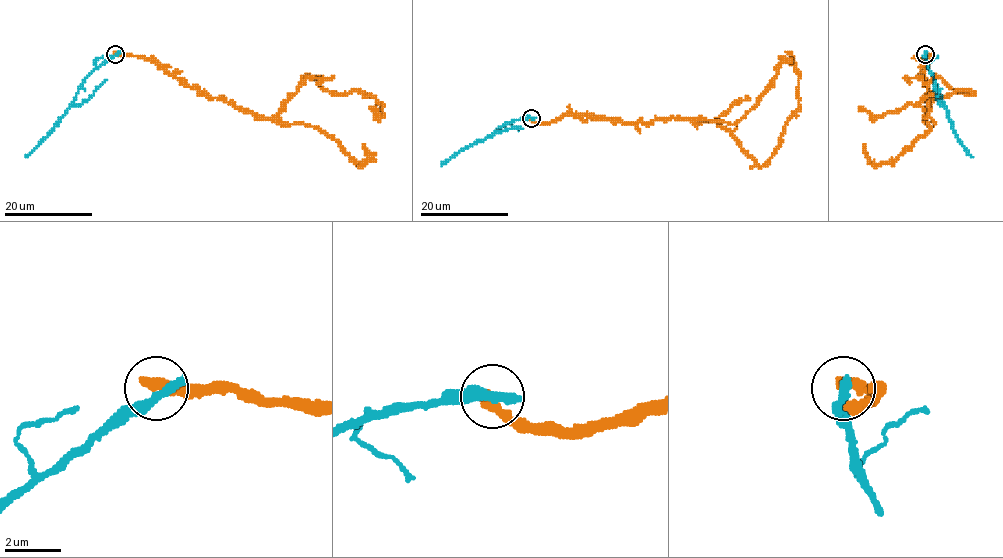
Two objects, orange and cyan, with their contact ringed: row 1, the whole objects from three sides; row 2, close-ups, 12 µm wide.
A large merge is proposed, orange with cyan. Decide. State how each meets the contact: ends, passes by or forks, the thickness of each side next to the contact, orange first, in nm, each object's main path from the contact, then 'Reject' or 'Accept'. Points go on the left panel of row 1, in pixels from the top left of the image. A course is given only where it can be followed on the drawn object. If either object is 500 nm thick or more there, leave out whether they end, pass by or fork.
At the ring orange ends. At the ring cyan ends. Thickness 480 nm (orange) against 480 nm. Course of orange: (115, 54), (156, 60), (253, 113), (278, 112), (308, 77), (339, 95), (371, 95), (380, 116), (372, 106). Course of cyan: (115, 54), (84, 80), (74, 103), (25, 157). Reject

